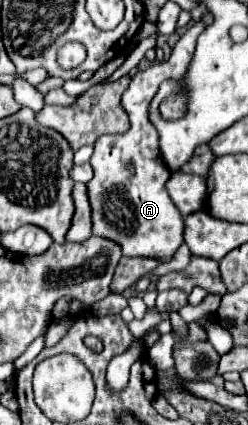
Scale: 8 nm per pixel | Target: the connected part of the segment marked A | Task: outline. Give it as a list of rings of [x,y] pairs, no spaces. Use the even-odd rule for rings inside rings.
[[[202,20],[194,22],[194,26],[180,36],[172,50],[172,56],[166,62],[150,66],[142,70],[142,76],[132,78],[130,88],[122,96],[122,106],[130,116],[130,130],[118,136],[100,136],[94,144],[94,154],[90,158],[94,178],[88,182],[94,224],[92,234],[110,238],[116,244],[120,244],[124,256],[148,256],[168,262],[172,254],[178,250],[178,246],[184,242],[182,214],[178,212],[178,208],[166,192],[170,170],[160,156],[158,132],[154,124],[150,124],[148,106],[164,80],[180,80],[184,76],[196,48],[196,38],[204,32],[204,28],[206,24]],[[130,166],[134,166],[134,170],[130,170]],[[100,188],[118,188],[120,192],[100,192]]]

